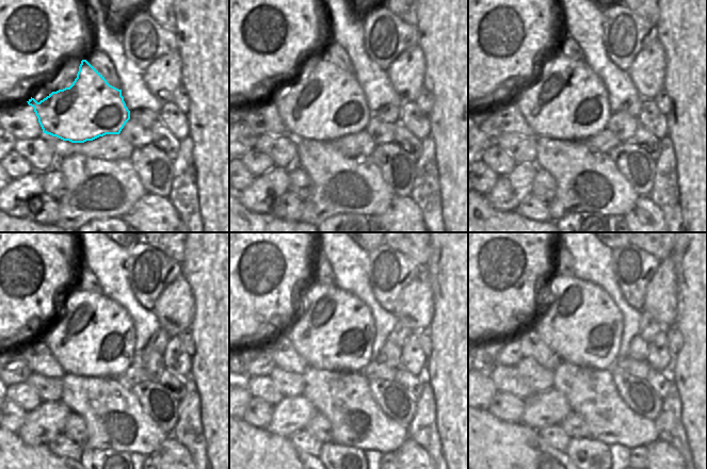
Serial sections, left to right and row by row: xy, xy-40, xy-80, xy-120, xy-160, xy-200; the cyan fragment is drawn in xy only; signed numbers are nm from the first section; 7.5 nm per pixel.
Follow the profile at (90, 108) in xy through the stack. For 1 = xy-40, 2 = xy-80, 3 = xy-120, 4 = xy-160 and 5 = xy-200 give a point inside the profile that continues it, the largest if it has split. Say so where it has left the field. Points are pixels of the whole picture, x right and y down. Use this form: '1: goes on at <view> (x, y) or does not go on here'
1: goes on at xy-40 (328, 103)
2: goes on at xy-80 (567, 101)
3: goes on at xy-120 (95, 336)
4: goes on at xy-160 (335, 332)
5: goes on at xy-200 (580, 323)

